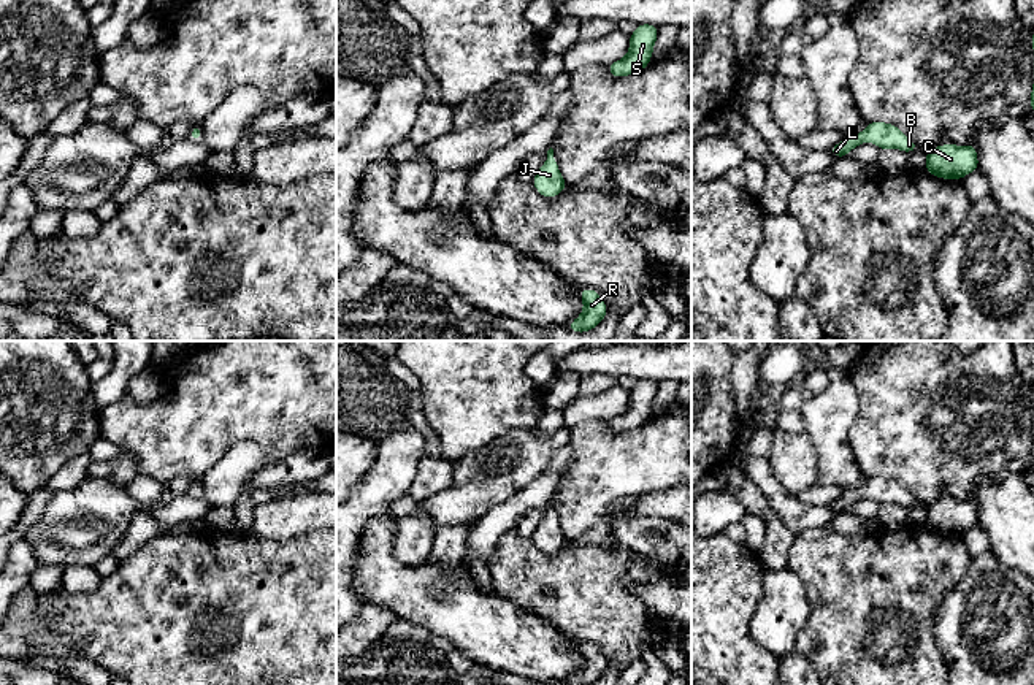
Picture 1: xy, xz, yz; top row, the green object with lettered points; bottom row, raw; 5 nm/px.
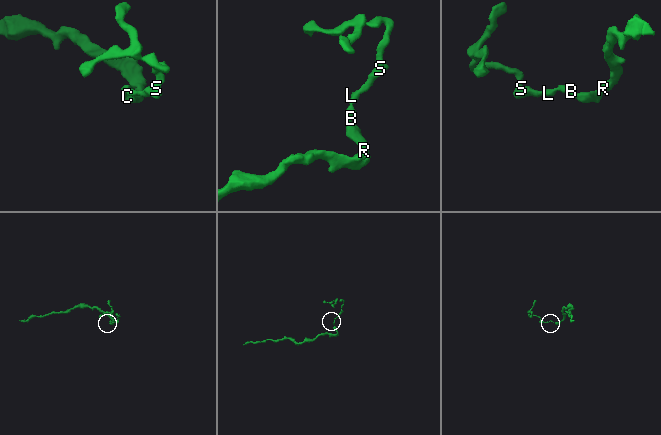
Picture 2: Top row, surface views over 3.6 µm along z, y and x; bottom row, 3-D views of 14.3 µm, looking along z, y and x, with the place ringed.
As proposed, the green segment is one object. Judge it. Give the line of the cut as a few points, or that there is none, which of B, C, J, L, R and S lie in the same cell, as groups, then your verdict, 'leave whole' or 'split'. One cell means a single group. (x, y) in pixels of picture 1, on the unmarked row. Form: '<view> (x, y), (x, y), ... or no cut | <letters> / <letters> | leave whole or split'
no cut | B C J L R S | leave whole

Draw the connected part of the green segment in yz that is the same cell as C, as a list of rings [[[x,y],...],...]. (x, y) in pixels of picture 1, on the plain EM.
[[[942,499],[926,506],[926,526],[942,534],[963,534],[978,525],[977,504],[966,501]]]

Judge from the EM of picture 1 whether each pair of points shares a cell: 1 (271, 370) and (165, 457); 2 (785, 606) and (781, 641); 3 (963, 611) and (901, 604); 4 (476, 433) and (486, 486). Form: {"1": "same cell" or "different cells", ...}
{"1": "same cell", "2": "same cell", "3": "different cells", "4": "different cells"}

